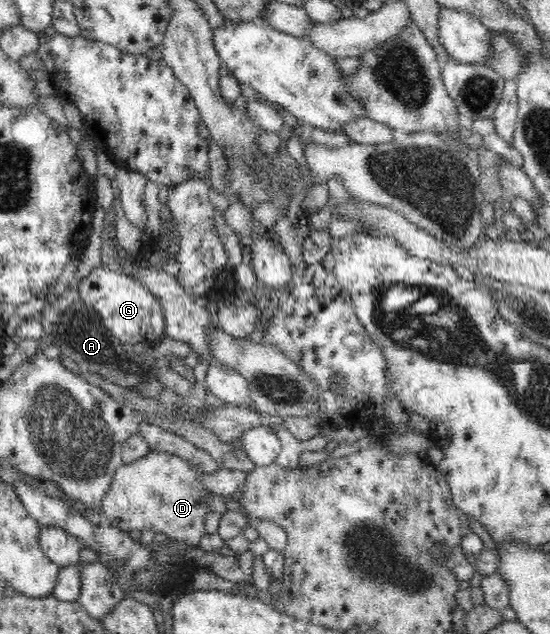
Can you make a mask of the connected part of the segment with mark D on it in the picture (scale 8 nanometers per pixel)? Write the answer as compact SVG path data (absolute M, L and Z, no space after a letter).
M151 451L142 459L137 459L128 465L123 464L116 471L114 481L101 501L101 511L112 526L121 530L130 532L134 529L146 529L154 533L165 533L170 540L184 542L188 546L199 546L205 534L204 518L209 512L205 504L205 495L210 492L200 482L200 475L204 475L204 469L191 465L176 454Z

